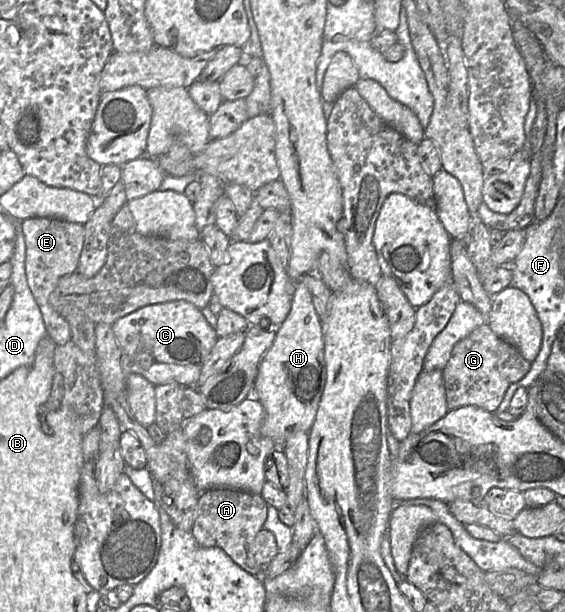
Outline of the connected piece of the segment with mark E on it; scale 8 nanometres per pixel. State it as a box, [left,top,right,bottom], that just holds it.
[21,217,84,346]

